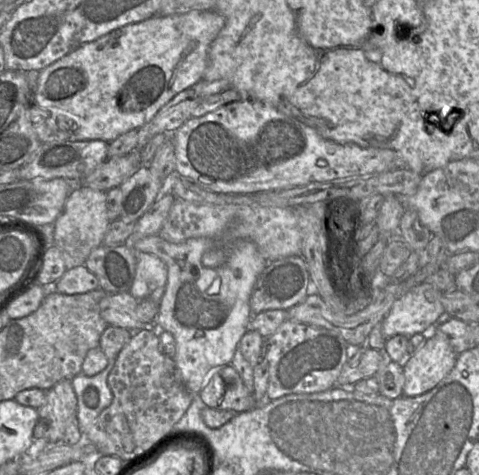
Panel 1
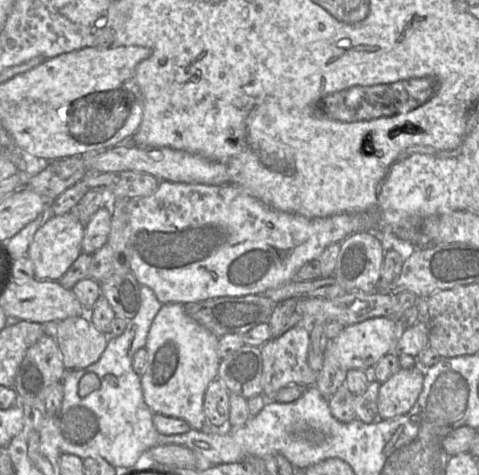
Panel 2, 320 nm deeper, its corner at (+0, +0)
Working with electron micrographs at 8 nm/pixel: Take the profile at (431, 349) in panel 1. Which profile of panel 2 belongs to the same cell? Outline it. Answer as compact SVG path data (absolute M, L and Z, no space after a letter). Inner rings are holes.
M400 368L380 384L377 407L378 418L392 419L407 413L418 400L423 388L424 368Z

